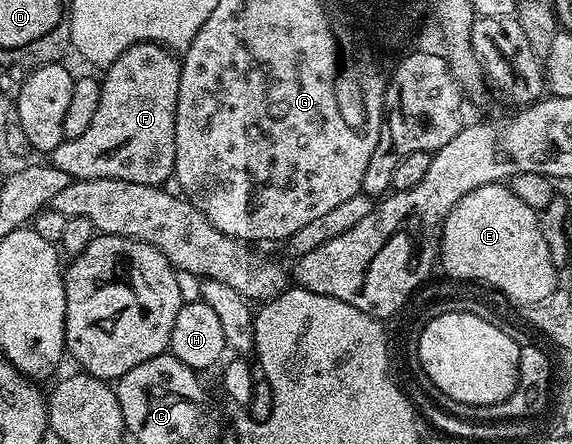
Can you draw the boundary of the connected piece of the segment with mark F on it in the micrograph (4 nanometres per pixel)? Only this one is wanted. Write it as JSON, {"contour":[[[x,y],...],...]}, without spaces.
{"contour":[[[135,43],[126,49],[103,72],[102,97],[94,112],[94,121],[79,137],[65,139],[50,153],[51,166],[62,169],[74,181],[77,179],[117,179],[138,181],[138,185],[159,187],[173,178],[176,169],[176,102],[180,84],[181,60],[167,47],[158,43]]]}

